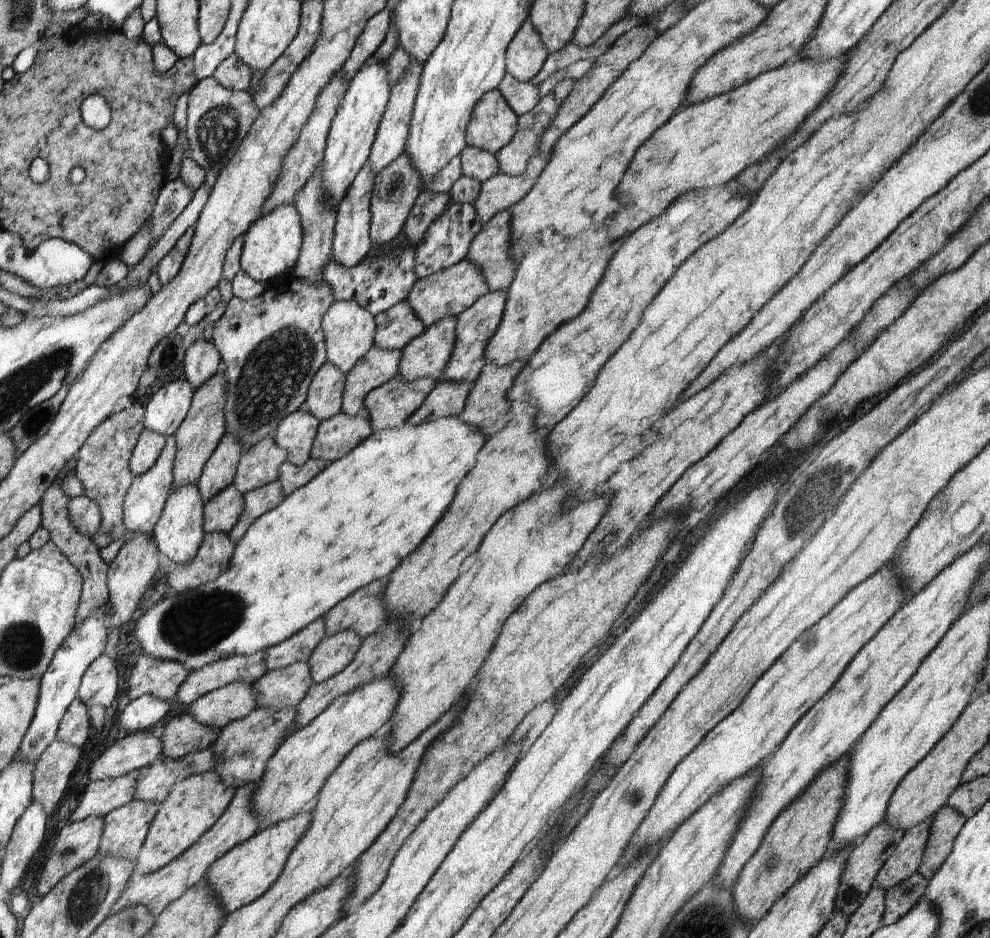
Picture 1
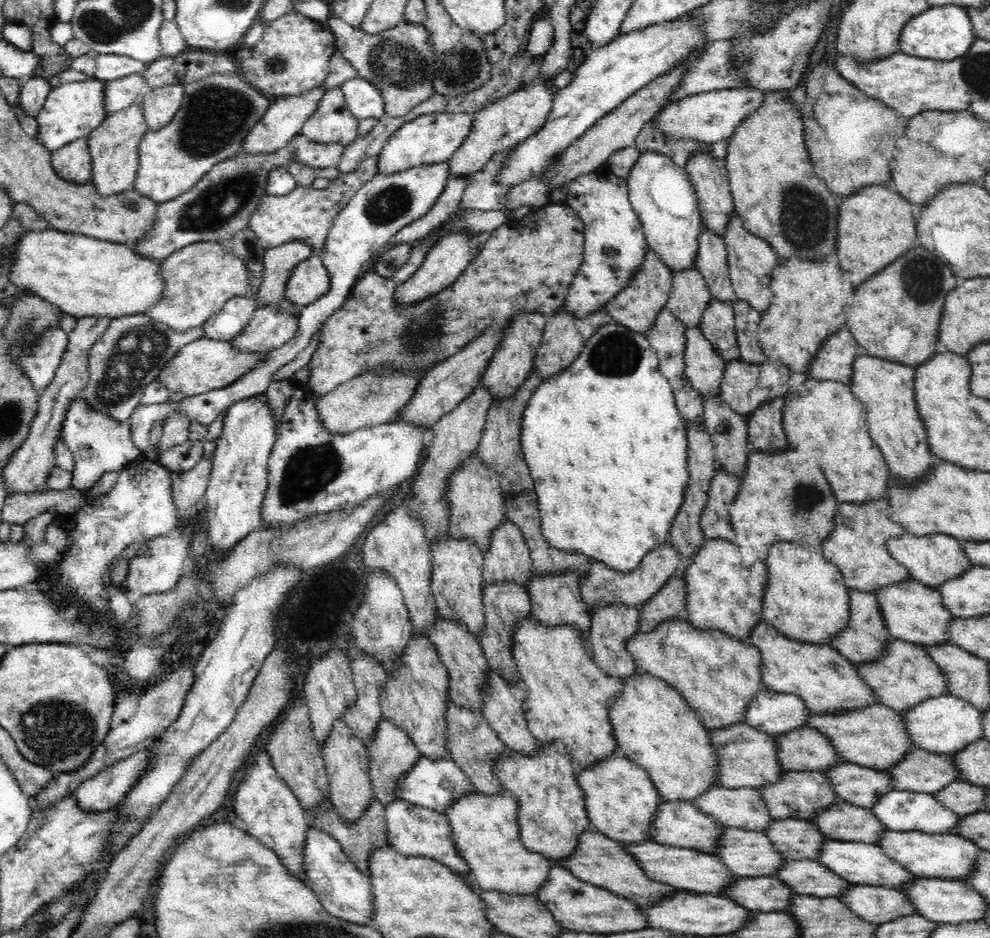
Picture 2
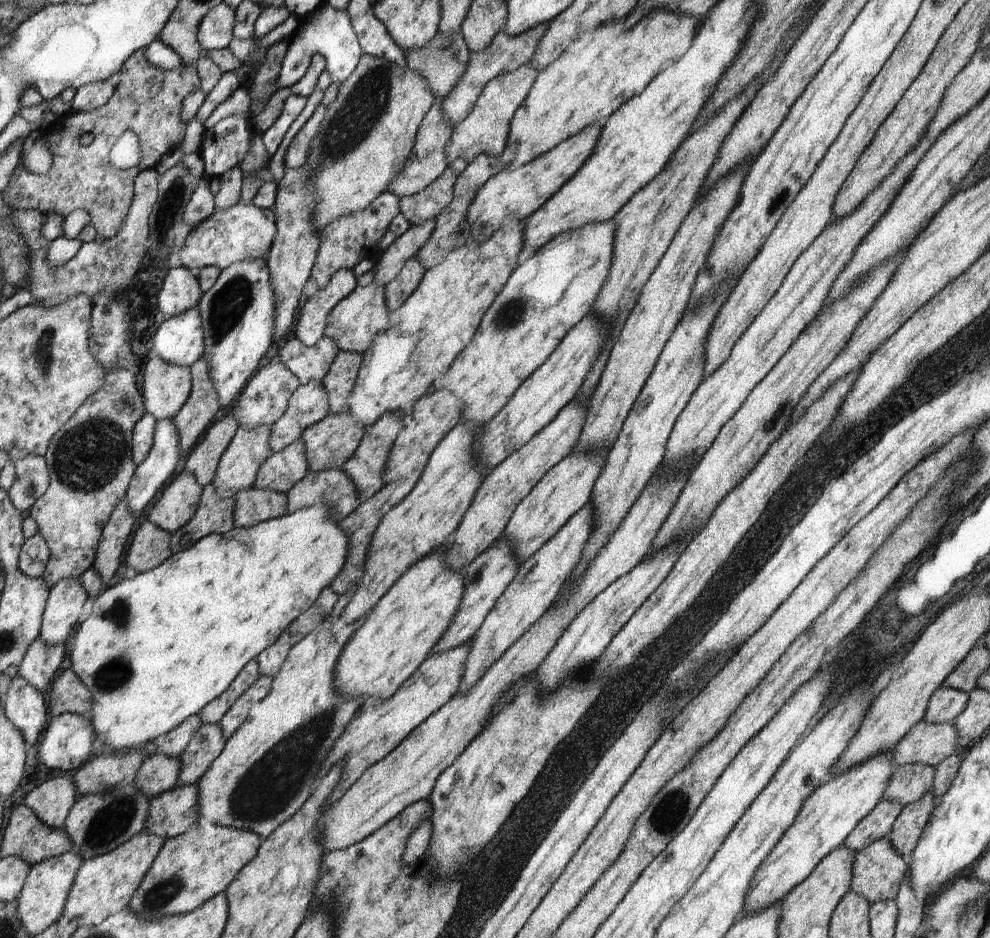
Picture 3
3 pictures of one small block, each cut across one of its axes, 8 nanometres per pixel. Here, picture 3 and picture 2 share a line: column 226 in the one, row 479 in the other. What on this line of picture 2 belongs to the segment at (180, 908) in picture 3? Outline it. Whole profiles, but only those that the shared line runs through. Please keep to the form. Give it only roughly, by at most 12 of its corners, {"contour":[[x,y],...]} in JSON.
{"contour":[[850,385],[784,396],[789,448],[840,503],[887,498],[891,472]]}

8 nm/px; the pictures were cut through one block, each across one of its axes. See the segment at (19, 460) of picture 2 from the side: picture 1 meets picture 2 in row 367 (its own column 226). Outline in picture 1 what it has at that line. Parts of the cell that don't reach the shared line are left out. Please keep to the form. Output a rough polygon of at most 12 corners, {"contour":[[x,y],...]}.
{"contour":[[235,53],[220,62],[213,77],[224,88],[248,91],[253,70]]}

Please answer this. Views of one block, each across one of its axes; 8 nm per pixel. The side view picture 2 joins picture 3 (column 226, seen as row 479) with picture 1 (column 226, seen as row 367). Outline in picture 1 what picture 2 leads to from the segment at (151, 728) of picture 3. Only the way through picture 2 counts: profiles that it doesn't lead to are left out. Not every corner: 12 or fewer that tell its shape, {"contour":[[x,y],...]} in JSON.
{"contour":[[373,432],[140,615],[191,671],[388,576],[487,438]]}

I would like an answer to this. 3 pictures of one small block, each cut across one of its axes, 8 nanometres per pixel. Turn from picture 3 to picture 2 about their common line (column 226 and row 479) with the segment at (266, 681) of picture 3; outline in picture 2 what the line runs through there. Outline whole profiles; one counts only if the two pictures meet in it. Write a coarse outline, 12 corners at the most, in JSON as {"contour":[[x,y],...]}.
{"contour":[[715,464],[701,528],[706,538],[735,540],[728,507],[738,477]]}

